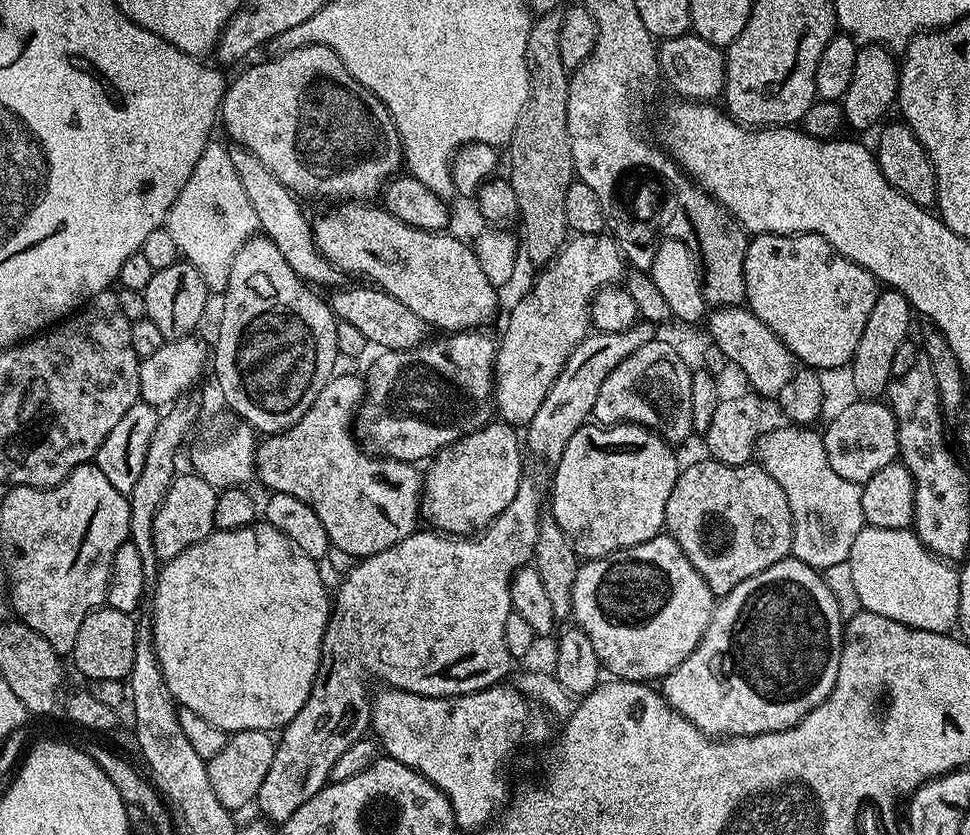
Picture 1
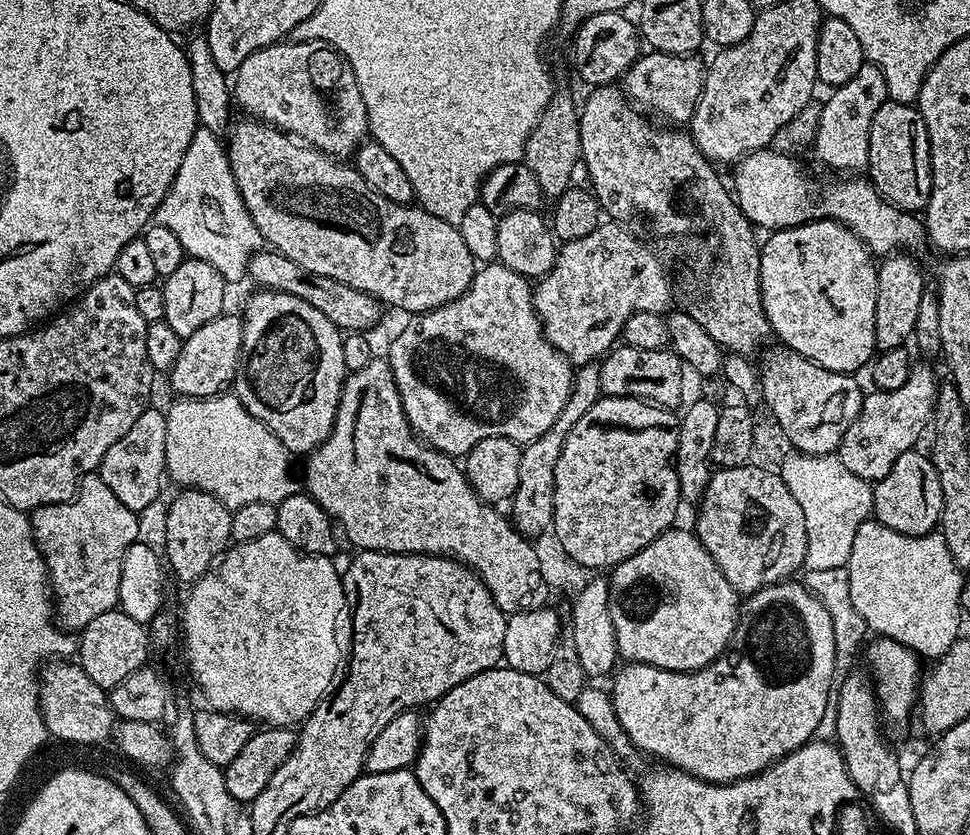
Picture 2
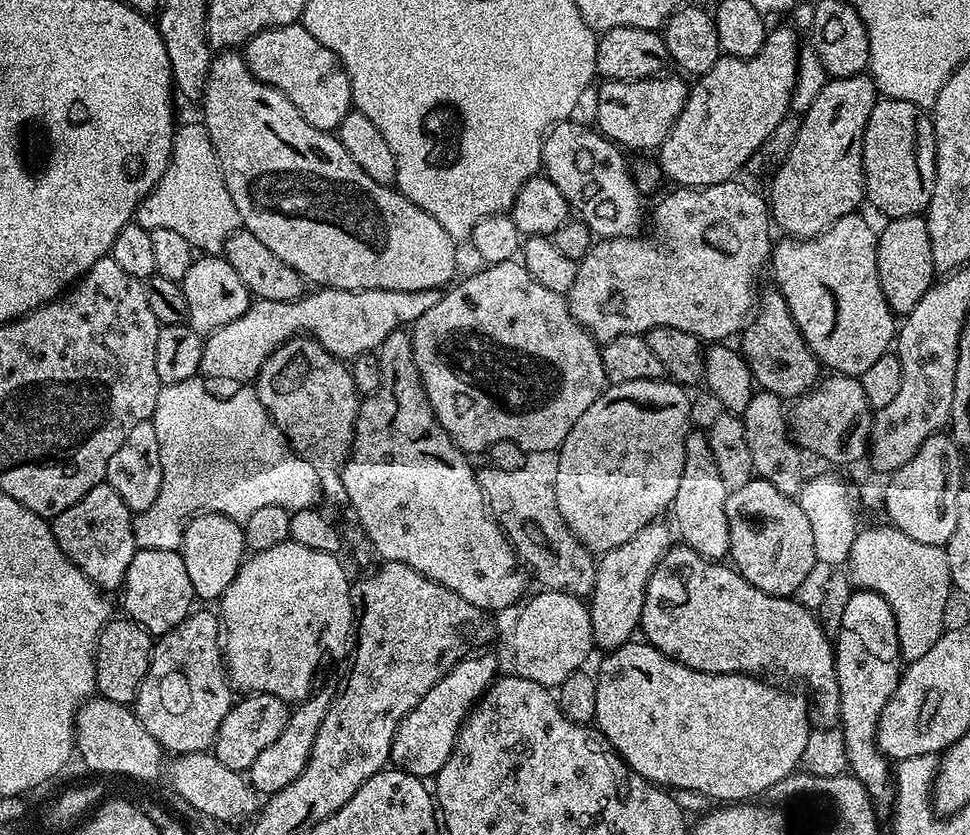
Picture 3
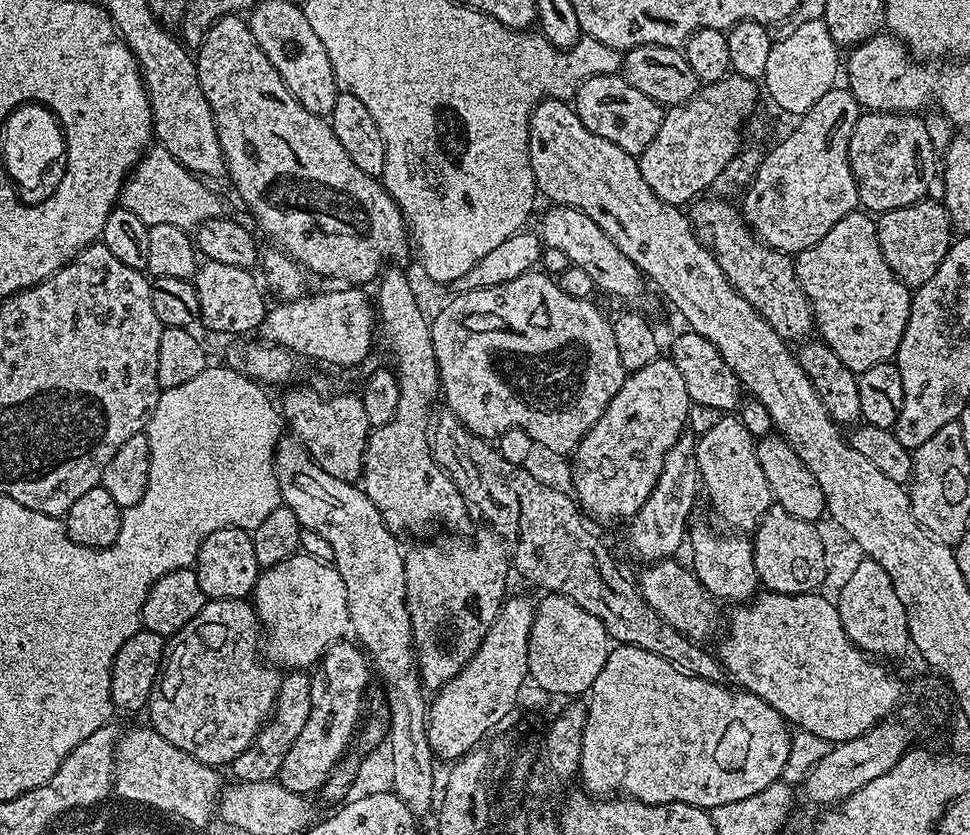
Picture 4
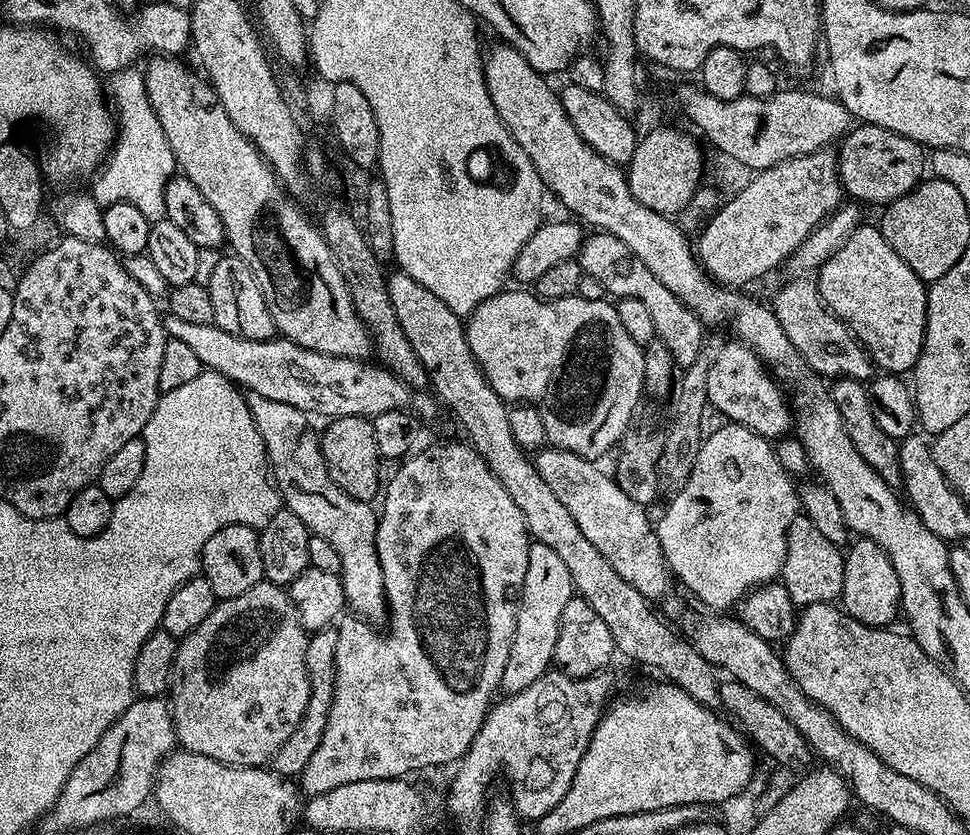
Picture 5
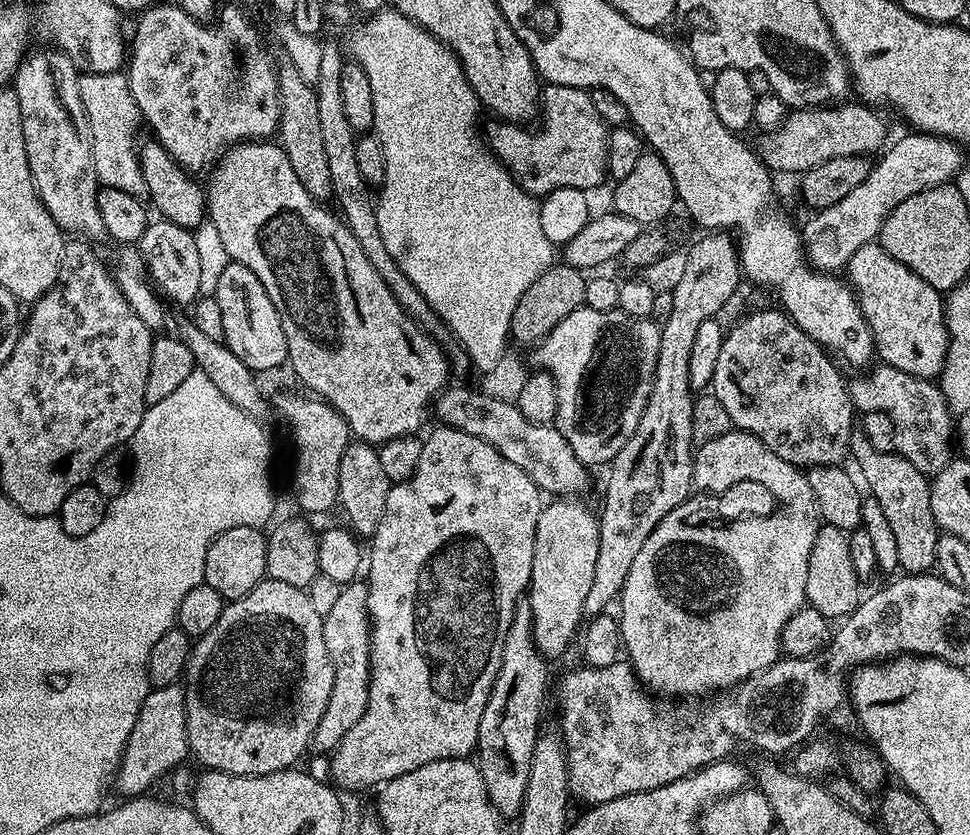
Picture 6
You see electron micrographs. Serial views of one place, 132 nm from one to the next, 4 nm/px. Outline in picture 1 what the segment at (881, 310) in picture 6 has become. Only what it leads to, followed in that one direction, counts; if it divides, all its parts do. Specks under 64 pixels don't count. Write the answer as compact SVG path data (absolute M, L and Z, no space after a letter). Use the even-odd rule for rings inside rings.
M775 232L753 235L746 250L746 306L796 355L801 364L813 369L840 368L851 365L854 350L858 350L858 338L878 295L878 281L871 272L848 260L841 252L835 252L821 236L801 232L790 236L778 236Z

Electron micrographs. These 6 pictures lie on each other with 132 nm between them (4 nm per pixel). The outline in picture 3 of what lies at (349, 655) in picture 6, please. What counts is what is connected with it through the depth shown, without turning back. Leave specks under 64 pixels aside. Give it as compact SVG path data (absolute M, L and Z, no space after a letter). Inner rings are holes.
M265 692L248 694L240 699L233 703L226 718L222 718L222 726L218 726L218 734L216 741L212 743L211 751L218 758L218 762L222 762L222 766L244 774L254 762L254 758L258 758L258 754L262 754L262 750L266 750L270 742L275 742L282 730L286 730L290 704L289 701Z

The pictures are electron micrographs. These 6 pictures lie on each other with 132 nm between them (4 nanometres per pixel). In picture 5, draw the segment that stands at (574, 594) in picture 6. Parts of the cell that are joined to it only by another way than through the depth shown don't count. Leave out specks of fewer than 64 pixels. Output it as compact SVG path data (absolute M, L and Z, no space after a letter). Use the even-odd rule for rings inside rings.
M533 543L528 550L526 562L526 578L522 582L522 590L516 609L516 629L510 646L510 654L506 658L504 676L500 679L500 688L511 694L526 690L538 678L553 667L558 642L558 630L562 622L567 603L574 597L570 570L550 550L550 546Z

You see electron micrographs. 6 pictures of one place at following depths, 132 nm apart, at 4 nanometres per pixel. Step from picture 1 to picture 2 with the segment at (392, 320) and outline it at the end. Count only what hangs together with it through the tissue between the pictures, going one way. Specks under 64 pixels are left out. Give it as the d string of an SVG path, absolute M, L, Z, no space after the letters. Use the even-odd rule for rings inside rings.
M261 250L255 252L248 263L249 281L253 280L256 286L269 292L285 292L294 294L294 298L302 298L302 302L310 302L314 310L326 314L330 322L339 328L341 333L367 333L380 320L382 305L370 294L362 290L354 290L354 286L346 286L346 282L334 282L334 278L326 278L326 274L310 274L303 266L298 266L290 258L286 258L275 250ZM268 251L268 252L267 252Z

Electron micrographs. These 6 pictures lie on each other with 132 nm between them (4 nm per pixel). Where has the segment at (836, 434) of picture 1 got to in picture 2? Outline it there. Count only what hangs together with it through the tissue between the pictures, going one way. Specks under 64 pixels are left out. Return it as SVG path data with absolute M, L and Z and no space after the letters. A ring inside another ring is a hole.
M924 362L913 363L906 386L889 392L872 390L865 395L858 418L854 418L846 434L842 434L838 449L842 466L846 466L850 474L858 474L858 478L869 482L886 478L894 462L898 462L902 454L913 451L919 445L916 443L920 435L929 431L938 379L926 365L920 363Z

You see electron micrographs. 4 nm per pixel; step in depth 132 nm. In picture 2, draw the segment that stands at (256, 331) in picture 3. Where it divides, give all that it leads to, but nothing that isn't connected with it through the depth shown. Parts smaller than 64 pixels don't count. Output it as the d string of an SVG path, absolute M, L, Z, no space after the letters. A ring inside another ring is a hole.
M222 314L218 318L206 322L206 326L194 330L194 334L183 337L184 345L178 354L178 362L174 362L174 366L170 370L170 377L172 376L172 388L176 391L175 395L177 397L218 396L227 389L224 388L227 384L229 387L229 385L235 381L236 370L240 367L240 347L242 346L244 326L239 315L228 315L229 314Z

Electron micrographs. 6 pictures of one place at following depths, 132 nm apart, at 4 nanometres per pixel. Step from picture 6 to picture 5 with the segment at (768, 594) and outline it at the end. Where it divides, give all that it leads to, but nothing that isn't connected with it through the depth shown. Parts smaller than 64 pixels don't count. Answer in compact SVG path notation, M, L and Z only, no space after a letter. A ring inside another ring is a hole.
M725 423L718 434L703 437L698 458L694 462L694 470L690 470L690 478L679 485L676 497L668 504L664 517L655 525L658 542L662 546L662 554L668 563L668 571L677 581L680 580L705 604L708 610L735 609L745 596L762 584L771 584L779 577L784 559L782 554L764 554L764 548L754 546L754 532L734 532L734 508L740 508L734 500L742 498L742 508L746 512L746 498L750 490L760 492L766 500L780 500L784 494L790 494L793 477L778 462L775 447L757 432L744 428L741 424Z

